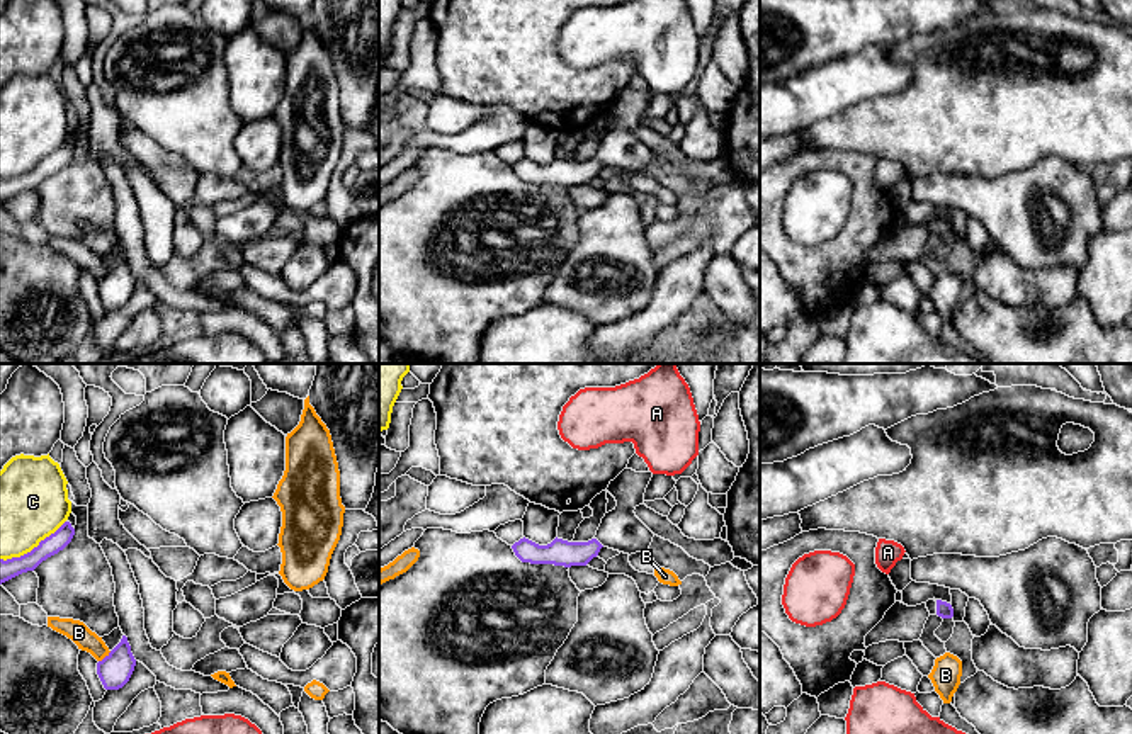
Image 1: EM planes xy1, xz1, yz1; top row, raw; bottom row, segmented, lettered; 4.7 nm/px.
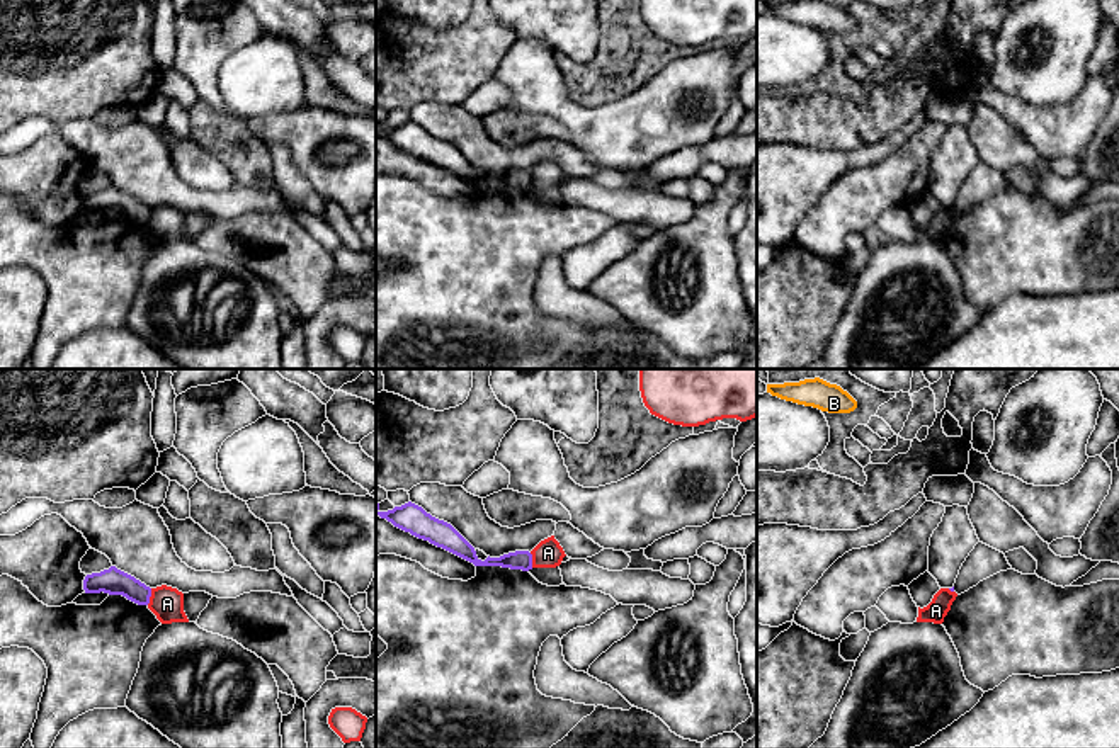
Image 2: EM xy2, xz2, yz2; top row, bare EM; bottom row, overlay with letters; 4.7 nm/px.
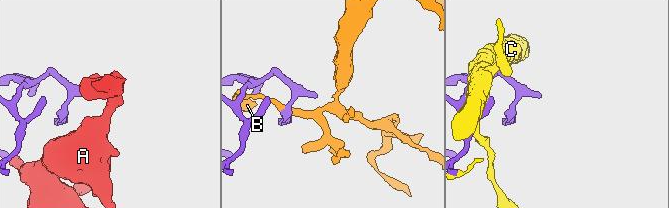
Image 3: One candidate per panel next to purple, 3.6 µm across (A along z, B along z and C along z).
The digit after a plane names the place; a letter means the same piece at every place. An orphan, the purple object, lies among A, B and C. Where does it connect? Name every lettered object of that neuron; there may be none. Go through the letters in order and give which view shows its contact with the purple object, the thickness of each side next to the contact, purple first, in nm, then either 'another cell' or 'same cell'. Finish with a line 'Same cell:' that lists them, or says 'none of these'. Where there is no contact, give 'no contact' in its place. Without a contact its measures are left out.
A: contact in xy2; calibres 130 and 160 nm; another cell
B: contact in xy1; calibres 160 and 100 nm; another cell
C: contact in xy1; calibres 90 and 320 nm; another cell
Same cell: none of these

